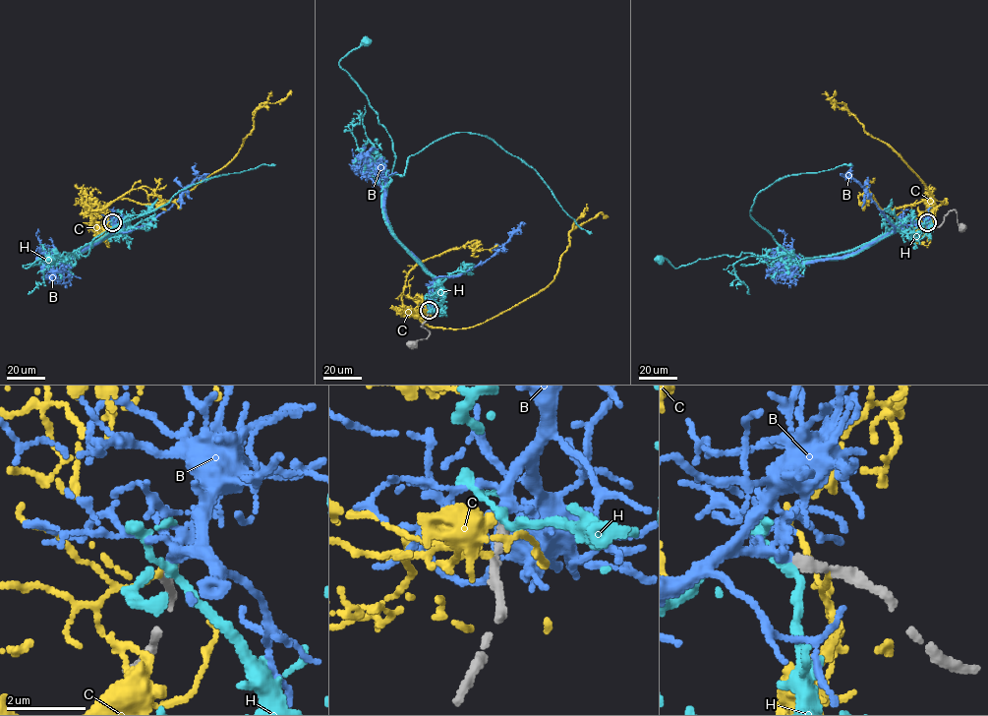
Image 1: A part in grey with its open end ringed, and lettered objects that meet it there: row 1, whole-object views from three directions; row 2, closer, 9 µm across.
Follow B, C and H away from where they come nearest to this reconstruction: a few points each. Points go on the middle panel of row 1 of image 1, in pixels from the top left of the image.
B: (429, 310), (434, 279), (389, 227), (383, 190), (356, 164), (352, 166), (353, 160)
C: (428, 312), (403, 313), (456, 328), (509, 310), (554, 278), (572, 229), (598, 213), (606, 216)
H: (429, 310), (441, 309), (439, 282), (385, 219), (392, 140), (339, 63), (367, 41)

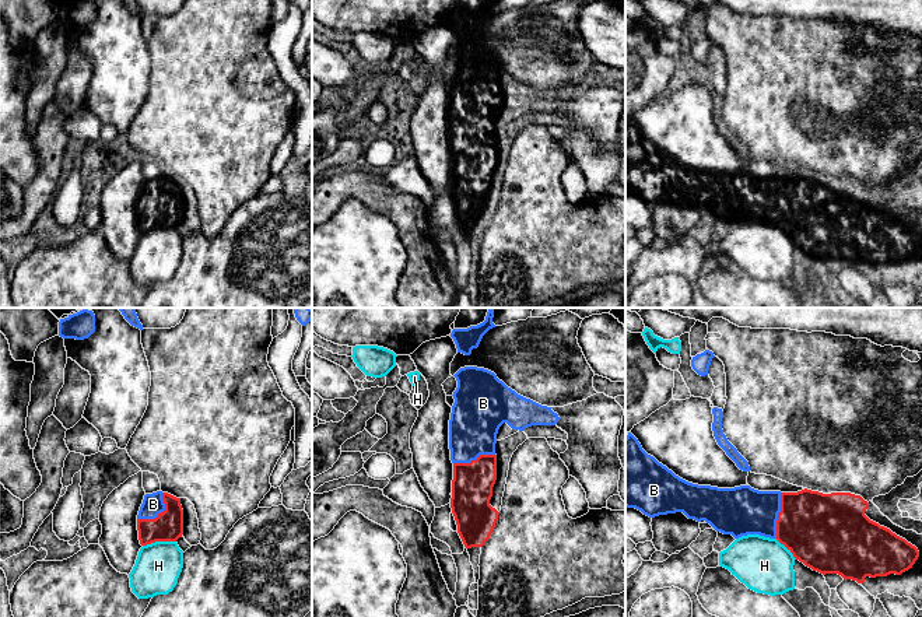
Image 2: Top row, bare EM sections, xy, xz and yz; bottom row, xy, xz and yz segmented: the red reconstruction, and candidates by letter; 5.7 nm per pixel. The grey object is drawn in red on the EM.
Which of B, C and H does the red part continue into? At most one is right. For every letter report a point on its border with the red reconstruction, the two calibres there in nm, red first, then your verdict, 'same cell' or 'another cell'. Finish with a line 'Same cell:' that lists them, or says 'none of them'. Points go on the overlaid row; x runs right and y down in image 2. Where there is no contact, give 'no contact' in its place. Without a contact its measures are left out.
B: meets red in xy at (158, 514); 180 nm thick on the red side, 130 nm on the other; same cell
C: no contact; another cell
H: meets red in xy at (158, 540); 180 nm thick on the red side, 260 nm on the other; another cell
Same cell: B

